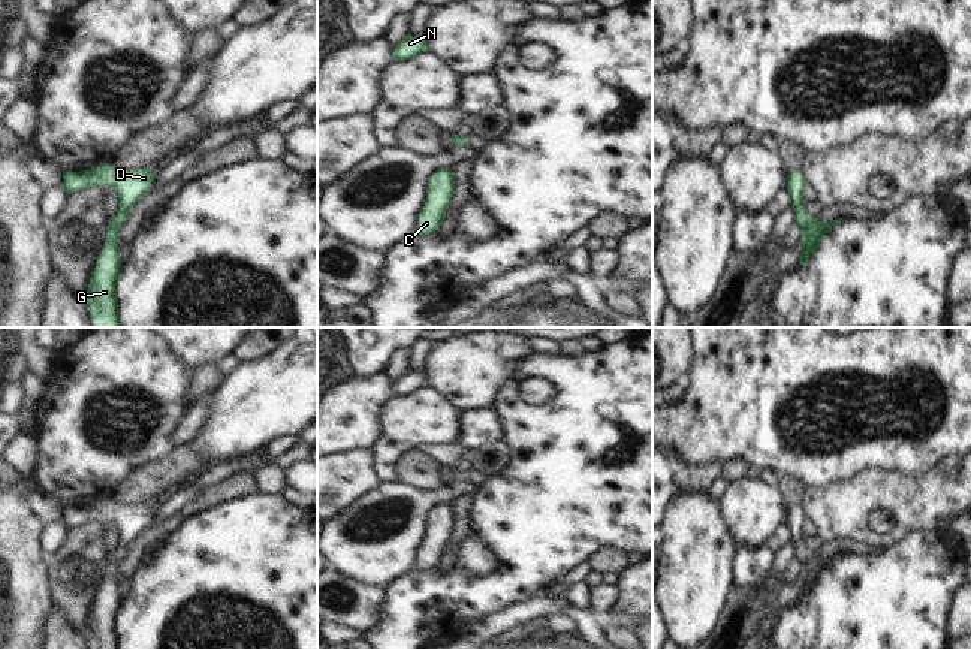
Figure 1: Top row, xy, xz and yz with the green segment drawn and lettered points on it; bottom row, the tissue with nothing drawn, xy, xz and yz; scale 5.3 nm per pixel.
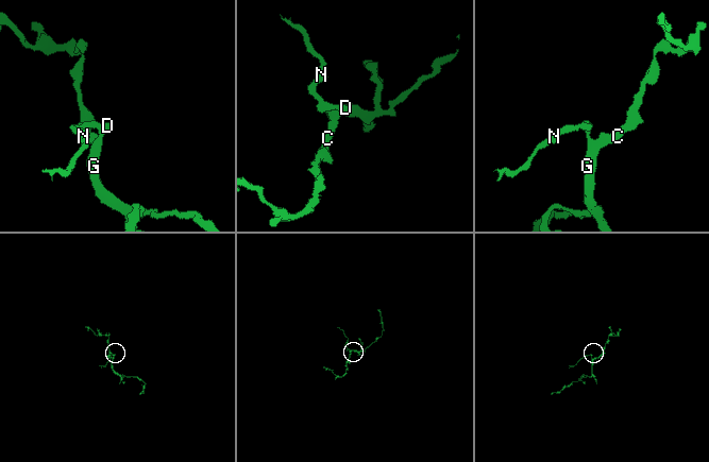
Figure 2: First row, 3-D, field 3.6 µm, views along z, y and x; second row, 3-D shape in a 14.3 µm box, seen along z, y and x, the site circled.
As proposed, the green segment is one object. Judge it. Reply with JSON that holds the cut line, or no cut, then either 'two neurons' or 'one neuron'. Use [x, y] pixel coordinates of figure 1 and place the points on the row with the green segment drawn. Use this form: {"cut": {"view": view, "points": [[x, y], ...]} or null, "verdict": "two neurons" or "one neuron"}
{"cut": null, "verdict": "one neuron"}

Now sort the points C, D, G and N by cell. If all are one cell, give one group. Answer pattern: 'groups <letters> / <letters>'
groups C D G N

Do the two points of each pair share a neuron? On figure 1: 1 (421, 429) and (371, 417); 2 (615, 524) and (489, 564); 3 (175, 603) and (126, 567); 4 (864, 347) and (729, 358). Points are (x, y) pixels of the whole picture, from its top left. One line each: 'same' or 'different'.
1: different
2: different
3: different
4: same

